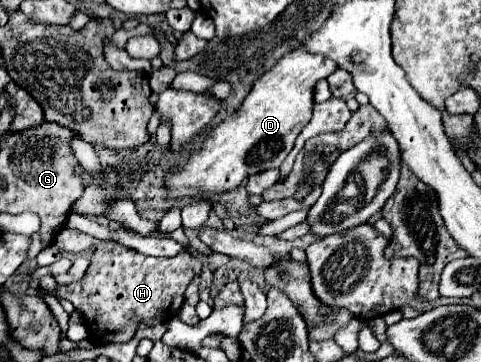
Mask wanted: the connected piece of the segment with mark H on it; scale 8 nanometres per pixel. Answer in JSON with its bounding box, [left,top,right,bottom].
[57,241,201,345]

